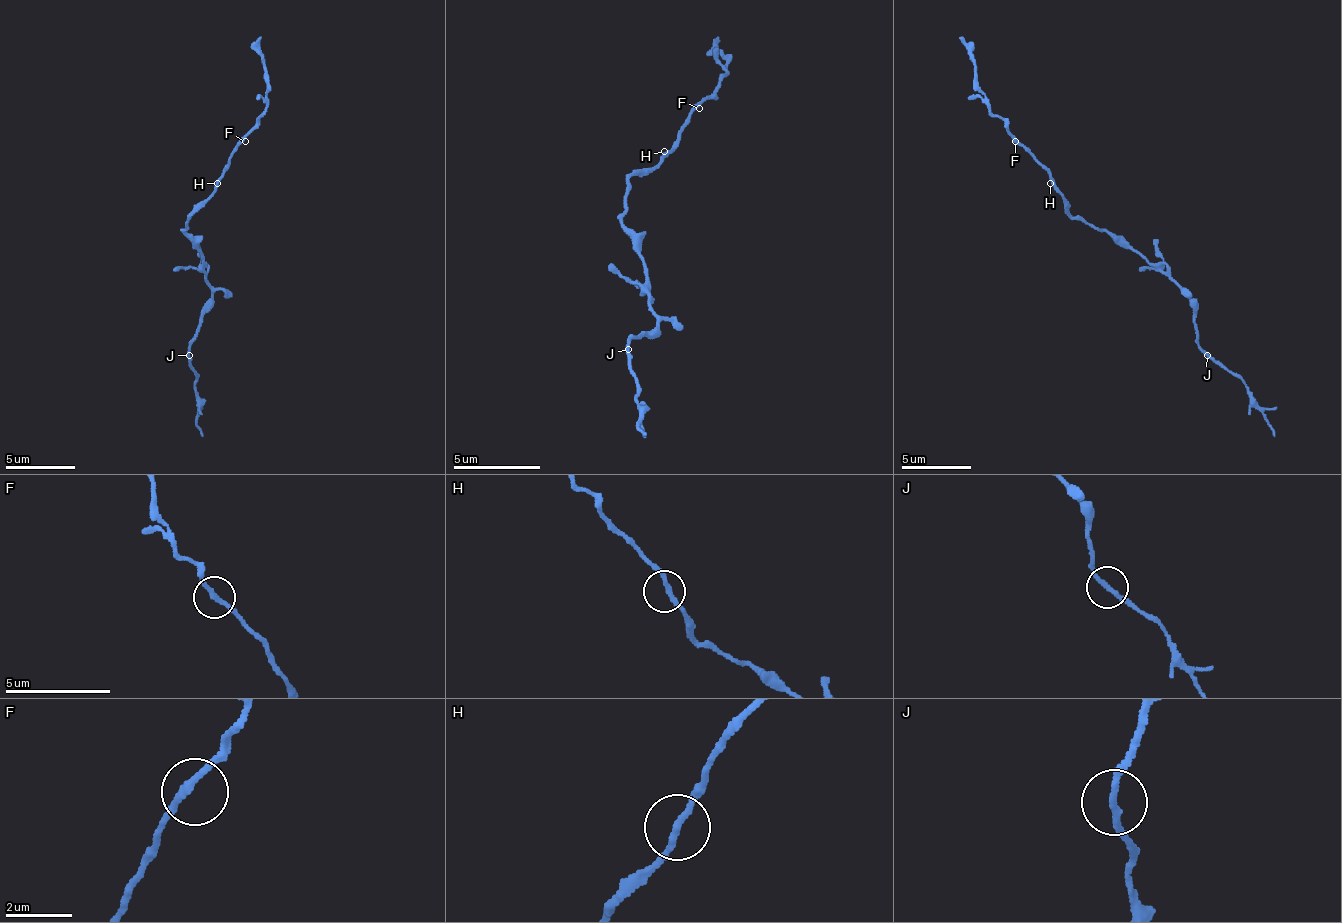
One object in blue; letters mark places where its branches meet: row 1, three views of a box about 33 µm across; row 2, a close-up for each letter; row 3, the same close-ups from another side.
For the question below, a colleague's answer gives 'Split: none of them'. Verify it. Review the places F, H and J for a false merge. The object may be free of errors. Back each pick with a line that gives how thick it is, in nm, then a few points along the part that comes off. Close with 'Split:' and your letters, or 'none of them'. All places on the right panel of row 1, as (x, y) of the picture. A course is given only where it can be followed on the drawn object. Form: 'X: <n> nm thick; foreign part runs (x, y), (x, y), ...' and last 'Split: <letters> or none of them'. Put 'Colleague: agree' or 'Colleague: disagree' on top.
Colleague: agree
Split: none of them

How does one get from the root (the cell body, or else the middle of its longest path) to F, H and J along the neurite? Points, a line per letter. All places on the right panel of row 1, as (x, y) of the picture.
F: (1112, 231), (1095, 224), (1085, 224), (1067, 211), (1067, 200), (1057, 190), (1050, 172), (1015, 141)
H: (1112, 231), (1095, 224), (1085, 224), (1074, 217), (1067, 211), (1067, 200), (1050, 183)
J: (1112, 231), (1143, 259), (1154, 262), (1185, 294), (1195, 314), (1195, 342), (1206, 356)

